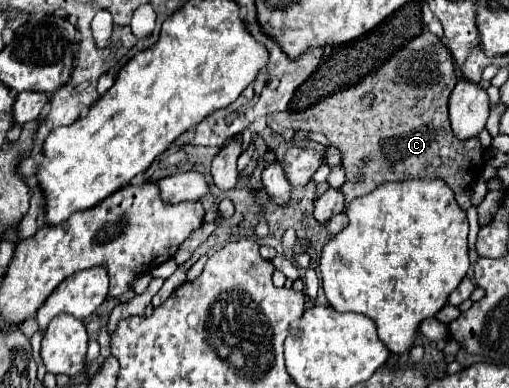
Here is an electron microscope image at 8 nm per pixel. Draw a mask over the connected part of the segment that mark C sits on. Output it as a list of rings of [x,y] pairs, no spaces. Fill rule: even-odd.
[[[423,30],[409,44],[399,48],[381,68],[367,74],[357,84],[343,88],[331,96],[325,96],[301,112],[269,114],[267,126],[277,134],[285,130],[311,130],[313,134],[323,134],[335,148],[339,148],[343,166],[347,170],[347,182],[341,186],[347,204],[357,196],[369,194],[383,182],[397,182],[409,178],[443,178],[457,194],[459,206],[467,210],[471,206],[471,188],[467,186],[471,186],[475,176],[479,174],[479,168],[483,166],[483,156],[489,152],[489,148],[485,150],[481,146],[479,136],[461,140],[453,134],[447,118],[447,100],[455,82],[457,76],[453,72],[453,60],[449,50],[443,46],[441,38],[437,38],[429,30]],[[365,92],[375,94],[375,102],[371,108],[361,106],[361,96]]]

